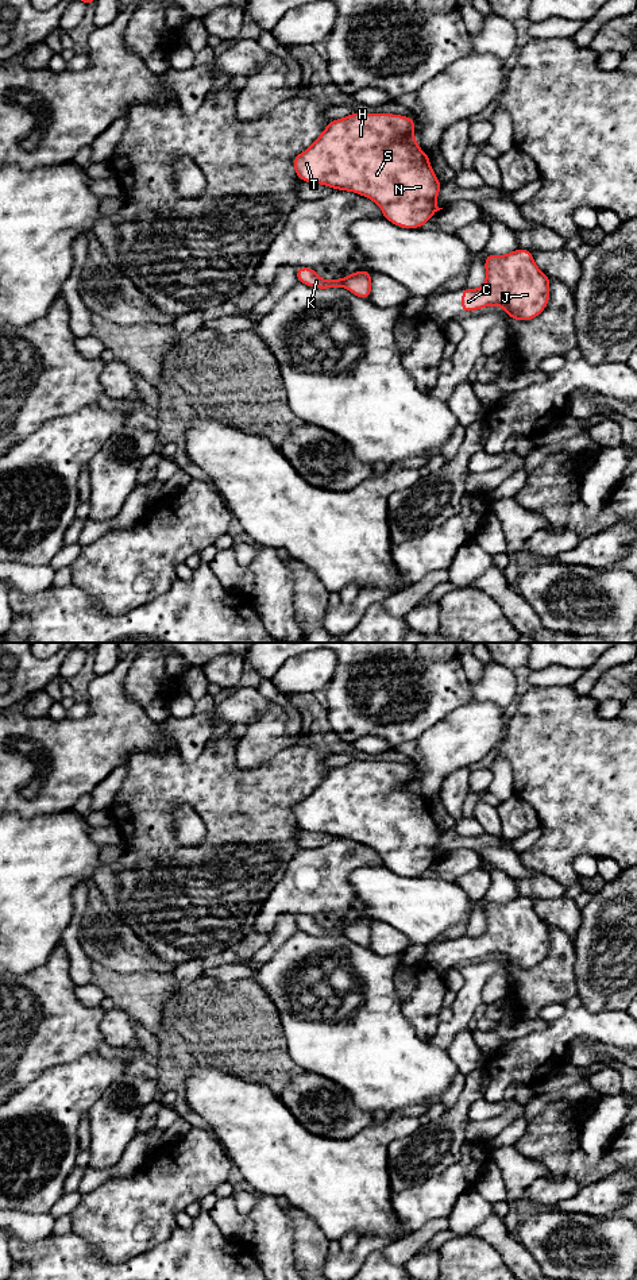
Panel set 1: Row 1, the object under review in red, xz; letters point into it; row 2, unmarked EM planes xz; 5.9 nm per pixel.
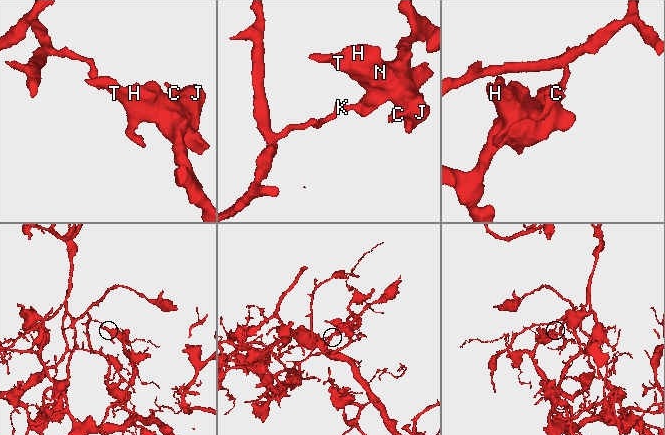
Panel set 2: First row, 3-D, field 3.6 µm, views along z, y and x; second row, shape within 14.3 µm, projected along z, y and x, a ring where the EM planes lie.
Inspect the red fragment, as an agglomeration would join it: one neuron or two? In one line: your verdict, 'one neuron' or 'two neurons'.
two neurons

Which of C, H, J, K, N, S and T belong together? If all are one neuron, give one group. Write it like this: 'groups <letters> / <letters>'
groups C H J N S T / K

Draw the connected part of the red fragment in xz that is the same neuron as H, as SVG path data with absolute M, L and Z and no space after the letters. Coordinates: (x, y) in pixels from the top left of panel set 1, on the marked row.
M355 112L328 123L309 149L293 158L296 176L308 184L362 194L382 209L383 217L402 228L422 228L440 209L435 201L441 182L433 173L429 157L412 134L416 122L393 113Z

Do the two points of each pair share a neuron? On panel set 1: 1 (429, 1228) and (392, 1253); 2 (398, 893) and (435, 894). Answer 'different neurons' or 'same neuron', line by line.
1: same neuron
2: same neuron

